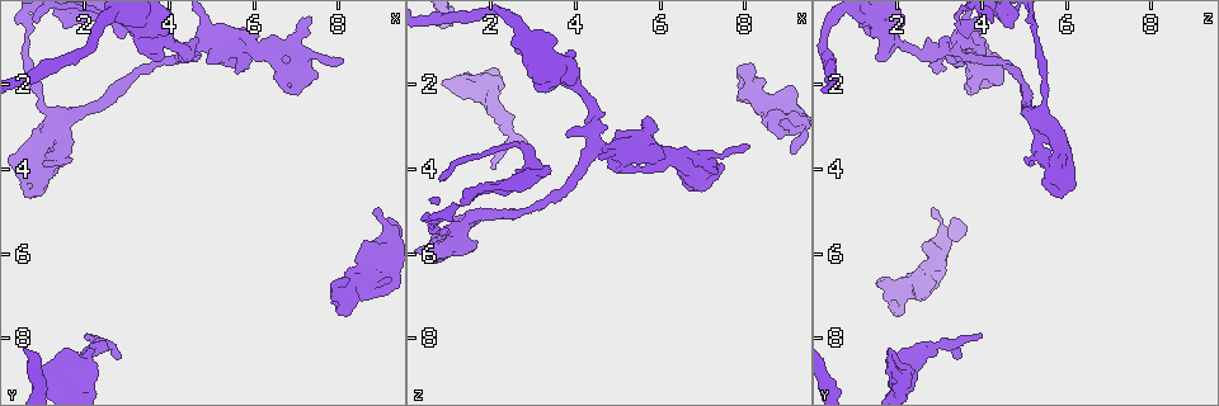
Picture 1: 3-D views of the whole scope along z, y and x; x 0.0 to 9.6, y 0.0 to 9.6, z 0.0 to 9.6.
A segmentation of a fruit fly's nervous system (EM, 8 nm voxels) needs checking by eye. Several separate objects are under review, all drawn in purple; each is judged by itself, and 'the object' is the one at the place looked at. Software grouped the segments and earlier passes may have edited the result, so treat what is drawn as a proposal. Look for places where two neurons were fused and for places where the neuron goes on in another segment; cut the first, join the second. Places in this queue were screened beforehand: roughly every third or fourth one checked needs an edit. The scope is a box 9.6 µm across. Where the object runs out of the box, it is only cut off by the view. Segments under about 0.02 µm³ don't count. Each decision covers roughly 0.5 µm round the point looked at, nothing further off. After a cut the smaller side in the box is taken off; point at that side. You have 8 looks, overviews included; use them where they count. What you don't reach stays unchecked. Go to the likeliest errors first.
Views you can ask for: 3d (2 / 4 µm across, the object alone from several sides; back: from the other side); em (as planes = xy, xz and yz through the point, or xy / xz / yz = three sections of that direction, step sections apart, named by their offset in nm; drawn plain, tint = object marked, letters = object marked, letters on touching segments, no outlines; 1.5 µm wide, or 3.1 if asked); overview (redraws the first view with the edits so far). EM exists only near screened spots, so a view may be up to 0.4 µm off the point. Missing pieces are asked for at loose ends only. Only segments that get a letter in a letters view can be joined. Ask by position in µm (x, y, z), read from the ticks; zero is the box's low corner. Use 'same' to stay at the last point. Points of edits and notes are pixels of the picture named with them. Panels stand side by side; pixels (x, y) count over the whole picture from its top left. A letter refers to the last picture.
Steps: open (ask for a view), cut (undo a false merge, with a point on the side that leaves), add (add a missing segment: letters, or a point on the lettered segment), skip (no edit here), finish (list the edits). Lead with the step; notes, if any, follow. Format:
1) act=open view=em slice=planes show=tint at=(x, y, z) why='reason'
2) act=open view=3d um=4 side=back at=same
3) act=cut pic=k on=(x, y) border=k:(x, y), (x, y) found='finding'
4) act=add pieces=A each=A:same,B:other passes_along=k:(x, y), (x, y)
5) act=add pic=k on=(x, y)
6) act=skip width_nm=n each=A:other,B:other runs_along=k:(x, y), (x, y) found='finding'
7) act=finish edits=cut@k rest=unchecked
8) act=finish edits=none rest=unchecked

act=open view=em slice=planes show=letters at=(2.10, 8.00, 4.00) why='tapers out'

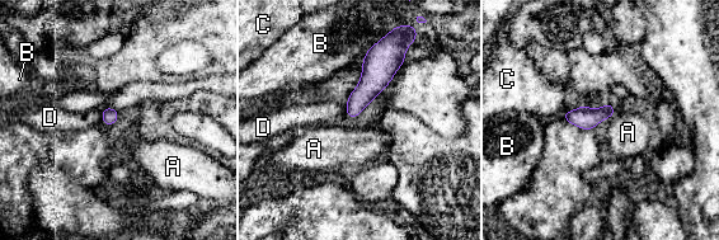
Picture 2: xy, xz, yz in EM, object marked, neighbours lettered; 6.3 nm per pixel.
act=skip each=A:other,B:other,C:other,D:other found='none of them fits'

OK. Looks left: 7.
act=open view=3d um=2 at=(9.20, 5.60, 3.50)

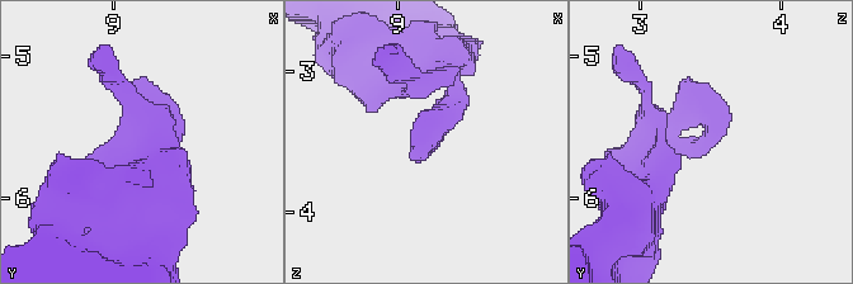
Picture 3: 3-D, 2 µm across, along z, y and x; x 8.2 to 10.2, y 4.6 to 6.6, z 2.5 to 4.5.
act=open view=em slice=xz step=4 show=letters at=(9.14, 5.60, 3.54) why='need the tissue'

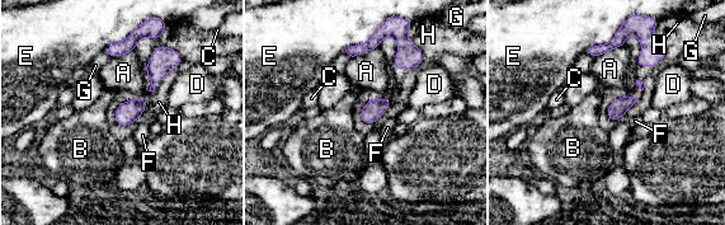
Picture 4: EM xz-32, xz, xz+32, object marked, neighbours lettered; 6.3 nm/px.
act=open view=em slice=planes show=letters at=same why='cut it another way'

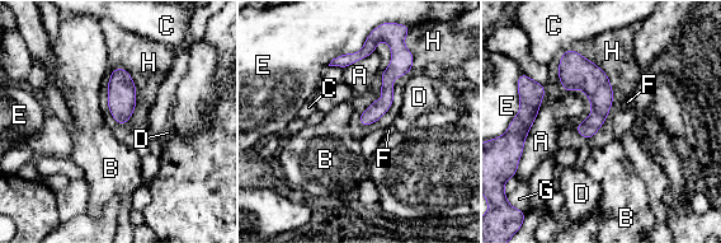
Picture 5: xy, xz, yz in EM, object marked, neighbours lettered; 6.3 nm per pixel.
act=skip each=A:other,B:other,C:other,D:other,E:other,F:other,G:other,H:other border=5:(570, 48), (612, 90), (592, 138) found='no lettered segment goes on from it'

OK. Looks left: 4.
act=open view=em slice=xy step=8 show=letters at=(5.60, 1.70, 3.00) why='an open end'

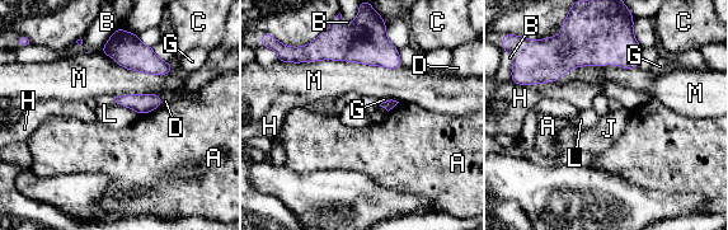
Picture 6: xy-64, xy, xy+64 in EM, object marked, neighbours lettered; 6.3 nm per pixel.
act=skip each=A:other,B:other,C:other,D:other,G:other,H:other,J:other,L:other,M:other border=6:(113, 99), (140, 114) found='no lettered segment goes on from it'

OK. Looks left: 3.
act=finish edits=none rest=unchecked

